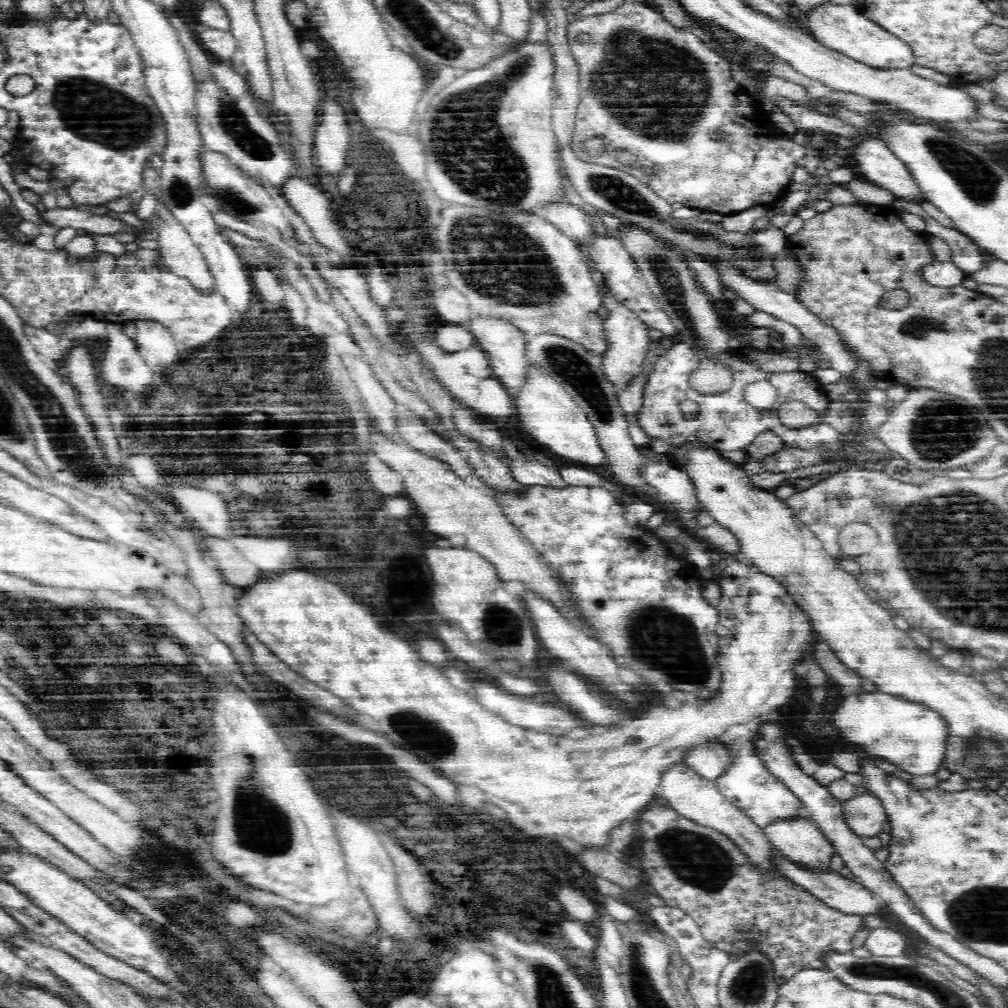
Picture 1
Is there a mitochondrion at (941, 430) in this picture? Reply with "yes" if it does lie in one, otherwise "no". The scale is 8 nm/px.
yes

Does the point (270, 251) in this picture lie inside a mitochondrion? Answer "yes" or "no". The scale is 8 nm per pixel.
no

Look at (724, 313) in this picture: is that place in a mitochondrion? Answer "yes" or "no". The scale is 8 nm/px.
no

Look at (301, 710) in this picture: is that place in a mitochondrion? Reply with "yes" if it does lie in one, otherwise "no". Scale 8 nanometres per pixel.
no

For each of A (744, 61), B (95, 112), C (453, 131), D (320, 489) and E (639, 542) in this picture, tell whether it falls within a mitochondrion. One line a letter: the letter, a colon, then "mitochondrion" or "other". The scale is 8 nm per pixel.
A: other
B: mitochondrion
C: mitochondrion
D: other
E: other

